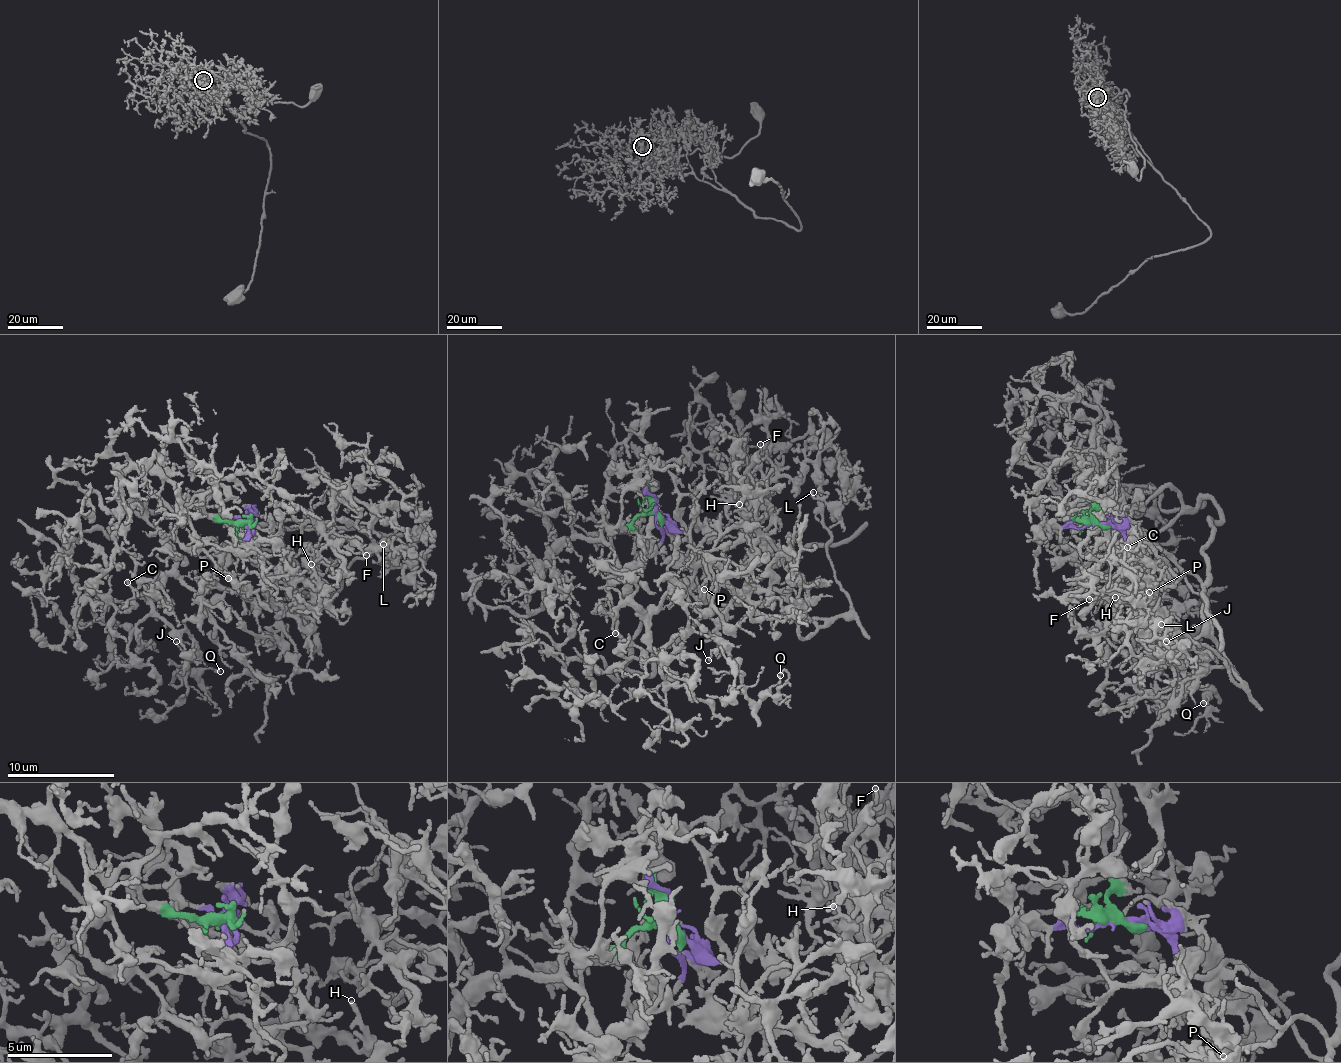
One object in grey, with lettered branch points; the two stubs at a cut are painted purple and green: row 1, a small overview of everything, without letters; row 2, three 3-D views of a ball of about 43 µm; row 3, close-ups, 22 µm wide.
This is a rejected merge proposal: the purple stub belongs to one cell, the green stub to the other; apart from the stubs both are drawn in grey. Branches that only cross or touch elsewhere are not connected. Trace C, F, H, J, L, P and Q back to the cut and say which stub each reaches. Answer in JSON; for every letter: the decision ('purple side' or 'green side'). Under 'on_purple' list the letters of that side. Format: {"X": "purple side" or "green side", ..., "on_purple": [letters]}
{"C": "green side", "F": "purple side", "H": "purple side", "J": "green side", "L": "purple side", "P": "purple side", "Q": "green side", "on_purple": ["F", "H", "L", "P"]}

